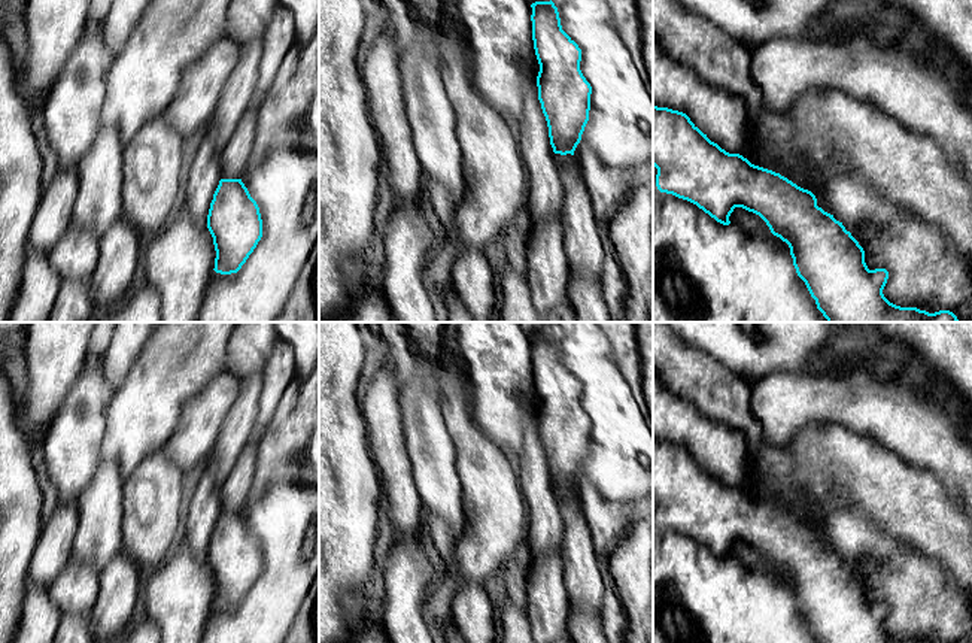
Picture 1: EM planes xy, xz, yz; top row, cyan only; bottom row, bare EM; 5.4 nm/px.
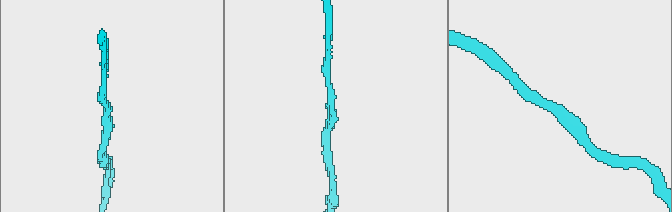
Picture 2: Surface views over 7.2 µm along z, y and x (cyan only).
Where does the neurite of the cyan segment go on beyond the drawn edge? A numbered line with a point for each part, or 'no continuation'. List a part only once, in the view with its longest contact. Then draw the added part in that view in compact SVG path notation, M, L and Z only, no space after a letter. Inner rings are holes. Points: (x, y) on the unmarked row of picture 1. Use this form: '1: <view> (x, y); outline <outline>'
no continuation

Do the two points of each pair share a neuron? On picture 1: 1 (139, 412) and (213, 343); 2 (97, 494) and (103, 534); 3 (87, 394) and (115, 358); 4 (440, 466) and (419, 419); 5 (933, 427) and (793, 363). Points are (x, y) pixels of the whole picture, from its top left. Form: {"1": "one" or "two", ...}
{"1": "one", "2": "one", "3": "two", "4": "one", "5": "two"}

